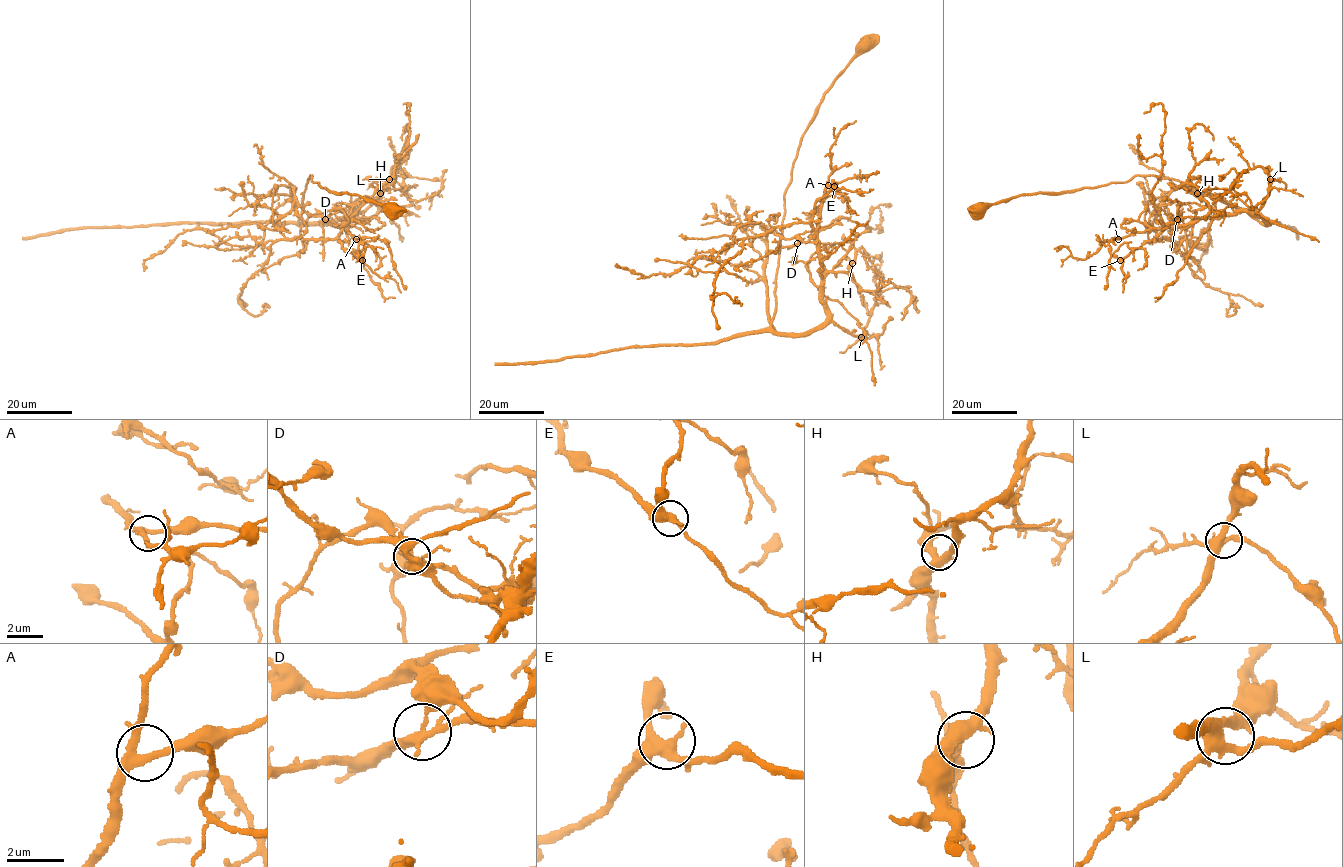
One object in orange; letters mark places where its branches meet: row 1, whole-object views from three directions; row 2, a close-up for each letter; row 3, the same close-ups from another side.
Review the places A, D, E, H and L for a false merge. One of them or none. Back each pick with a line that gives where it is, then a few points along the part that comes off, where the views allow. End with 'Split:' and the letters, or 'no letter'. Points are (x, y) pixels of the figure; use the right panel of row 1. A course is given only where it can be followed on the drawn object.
D: (1177, 219) | (1177, 219), (1174, 226), (1158, 224)
Split: D

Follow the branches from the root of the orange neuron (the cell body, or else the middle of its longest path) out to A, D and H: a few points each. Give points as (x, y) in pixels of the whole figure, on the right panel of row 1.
A: (980, 207), (1021, 195), (1155, 175), (1193, 184), (1268, 222), (1252, 212), (1239, 212), (1118, 239)
D: (980, 207), (1021, 195), (1155, 175), (1193, 184), (1255, 217), (1175, 187), (1163, 202), (1169, 218), (1177, 219)
H: (980, 207), (1021, 195), (1155, 175), (1193, 184), (1268, 222), (1252, 212), (1206, 219), (1209, 204), (1197, 193)

